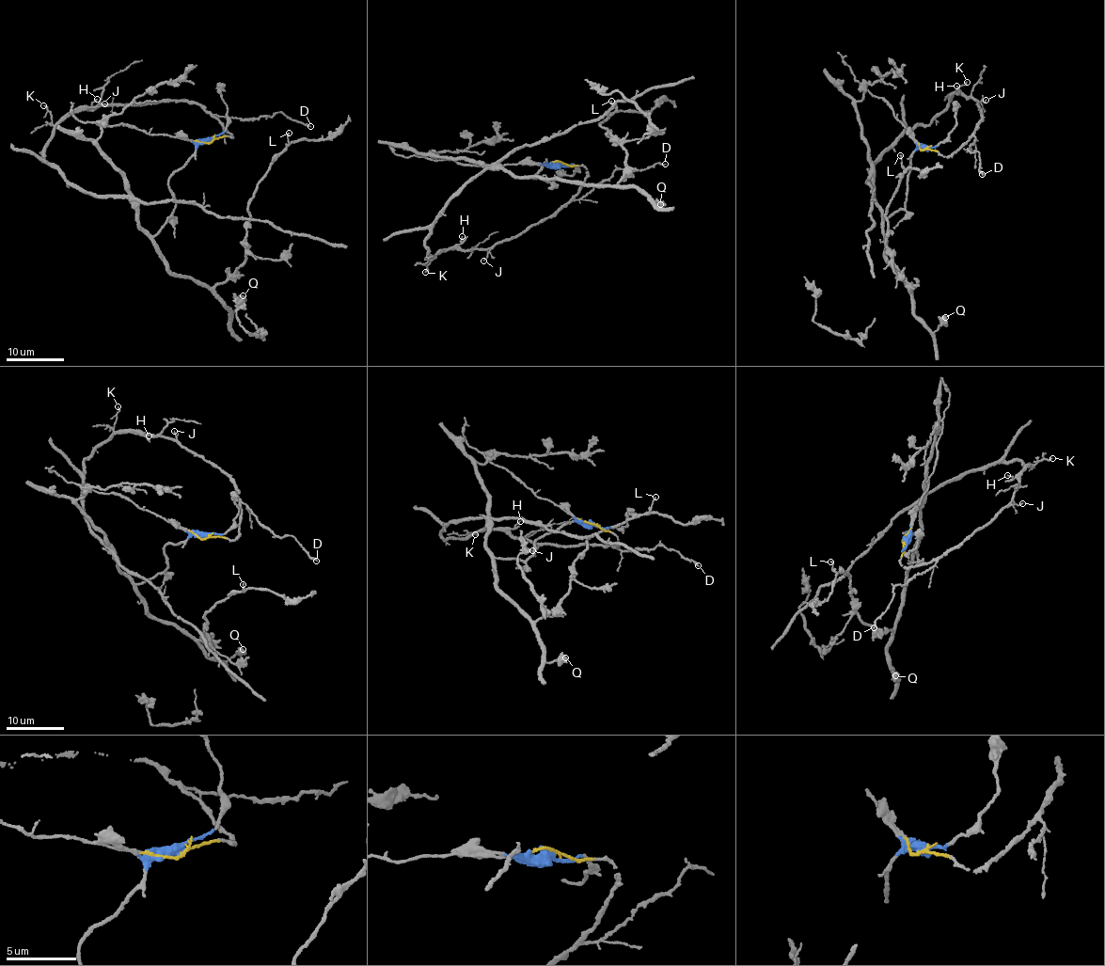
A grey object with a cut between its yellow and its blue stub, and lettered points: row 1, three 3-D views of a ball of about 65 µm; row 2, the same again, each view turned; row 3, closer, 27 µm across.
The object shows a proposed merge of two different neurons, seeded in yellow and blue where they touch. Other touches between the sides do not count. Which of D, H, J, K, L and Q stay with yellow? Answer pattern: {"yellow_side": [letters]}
{"yellow_side": ["D", "H", "J", "K"]}

